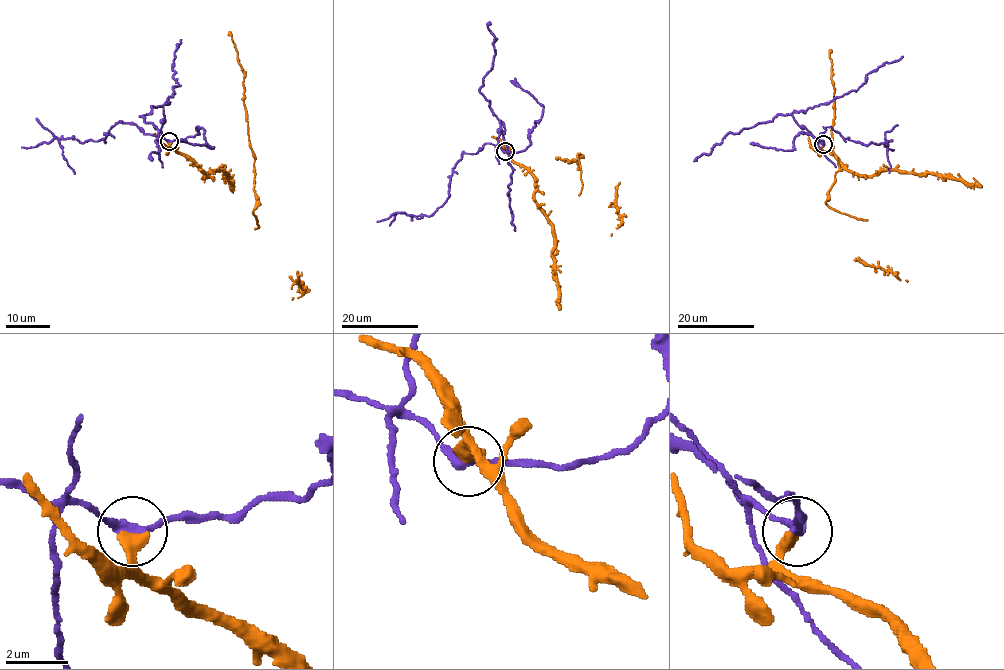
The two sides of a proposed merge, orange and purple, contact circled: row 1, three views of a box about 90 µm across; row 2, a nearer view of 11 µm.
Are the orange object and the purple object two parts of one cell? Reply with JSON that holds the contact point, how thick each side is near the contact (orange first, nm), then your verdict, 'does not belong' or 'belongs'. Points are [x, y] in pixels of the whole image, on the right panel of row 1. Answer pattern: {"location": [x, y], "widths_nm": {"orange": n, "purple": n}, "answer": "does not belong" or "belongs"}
{"location": [823, 144], "widths_nm": {"orange": 440, "purple": 280}, "answer": "does not belong"}

